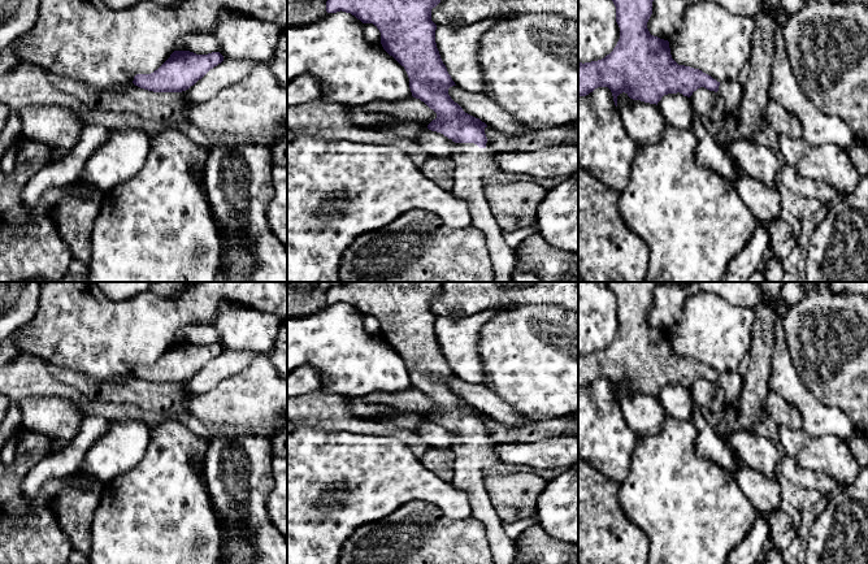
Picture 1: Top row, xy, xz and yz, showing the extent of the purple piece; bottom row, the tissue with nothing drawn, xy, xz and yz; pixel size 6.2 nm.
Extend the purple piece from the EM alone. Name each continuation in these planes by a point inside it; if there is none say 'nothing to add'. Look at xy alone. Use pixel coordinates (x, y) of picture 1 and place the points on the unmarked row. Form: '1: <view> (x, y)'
nothing to add

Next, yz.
nothing to add

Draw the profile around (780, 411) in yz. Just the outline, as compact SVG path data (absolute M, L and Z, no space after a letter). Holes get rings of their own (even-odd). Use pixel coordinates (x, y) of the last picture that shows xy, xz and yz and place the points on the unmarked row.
M771 391L767 396L765 415L778 428L802 429L803 420L800 412L776 392Z

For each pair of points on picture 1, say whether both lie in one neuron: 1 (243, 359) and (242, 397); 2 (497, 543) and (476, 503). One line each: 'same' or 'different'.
1: different
2: same

